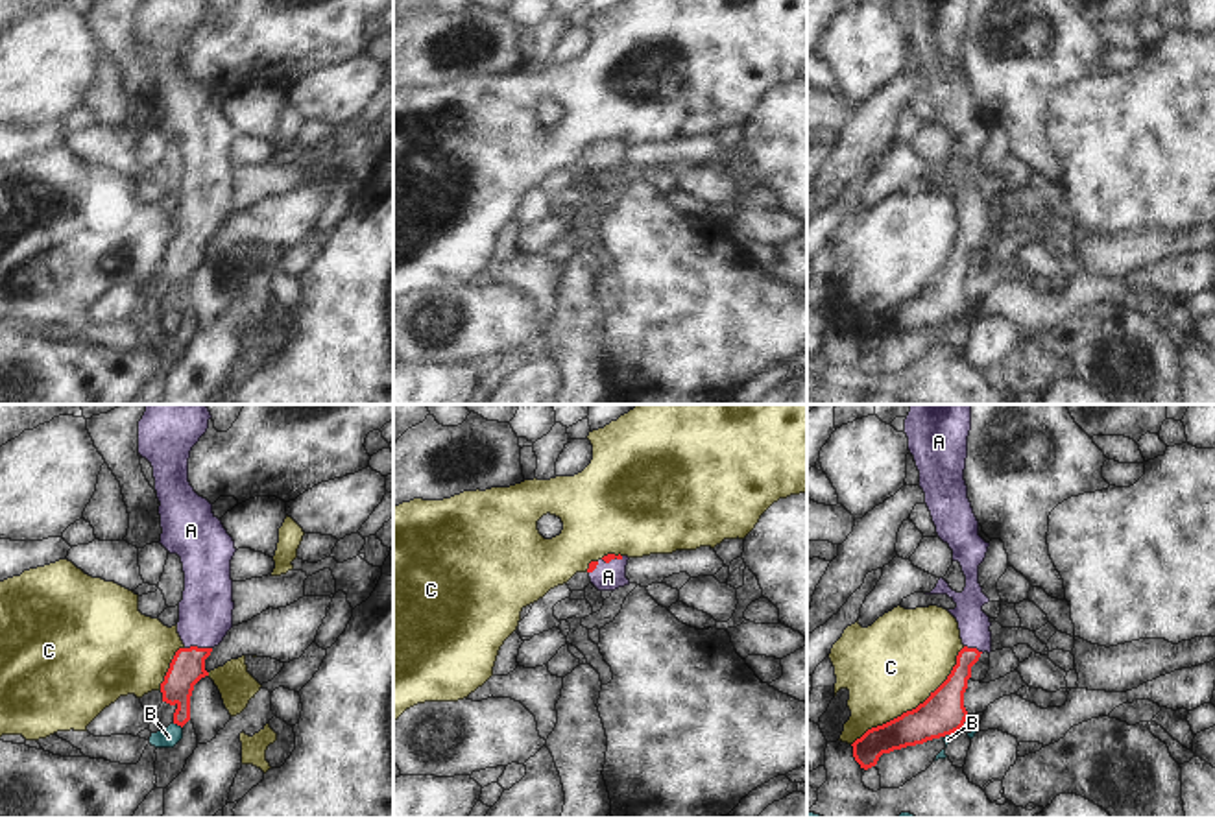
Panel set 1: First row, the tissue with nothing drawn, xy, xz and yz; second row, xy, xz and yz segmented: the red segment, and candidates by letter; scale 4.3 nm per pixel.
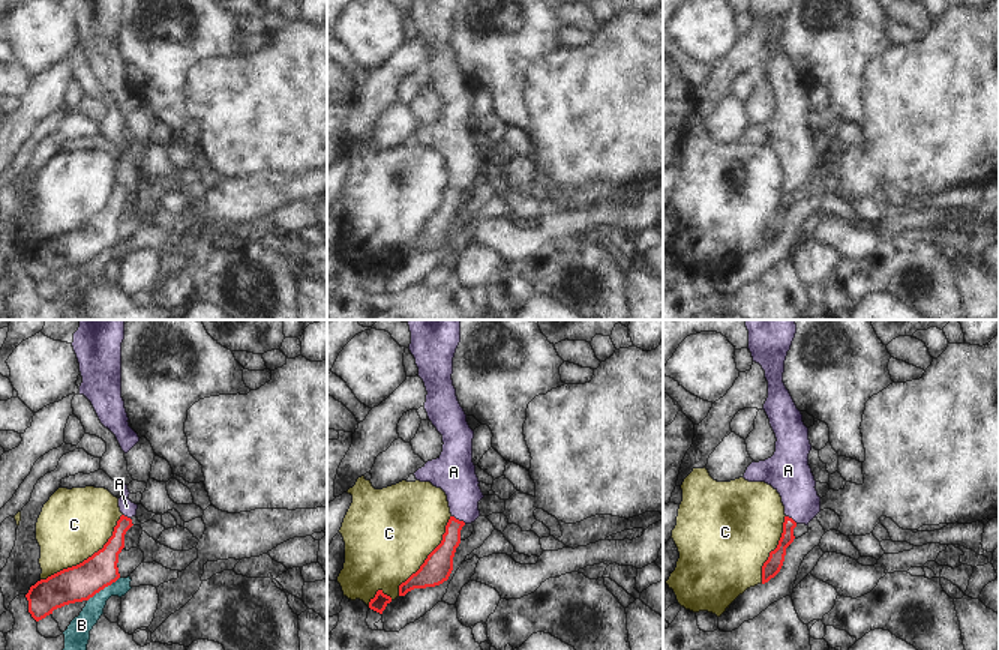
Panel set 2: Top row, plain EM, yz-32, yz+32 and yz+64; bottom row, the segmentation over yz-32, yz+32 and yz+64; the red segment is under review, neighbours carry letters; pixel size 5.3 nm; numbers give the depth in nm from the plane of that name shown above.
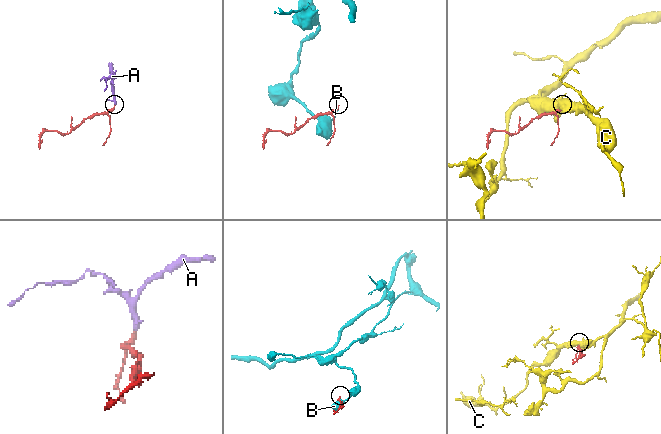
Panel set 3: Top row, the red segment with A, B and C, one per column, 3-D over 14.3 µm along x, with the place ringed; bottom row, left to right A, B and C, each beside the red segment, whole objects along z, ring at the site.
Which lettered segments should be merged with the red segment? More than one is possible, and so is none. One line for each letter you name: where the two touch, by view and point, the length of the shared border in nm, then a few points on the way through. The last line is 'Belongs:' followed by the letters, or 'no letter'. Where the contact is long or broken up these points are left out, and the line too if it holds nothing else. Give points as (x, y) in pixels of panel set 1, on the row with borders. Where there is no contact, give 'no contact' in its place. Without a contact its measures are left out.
A: xy (196, 647) | 120 nm | across xy (187, 667), (196, 647), (205, 613)
Belongs: A

